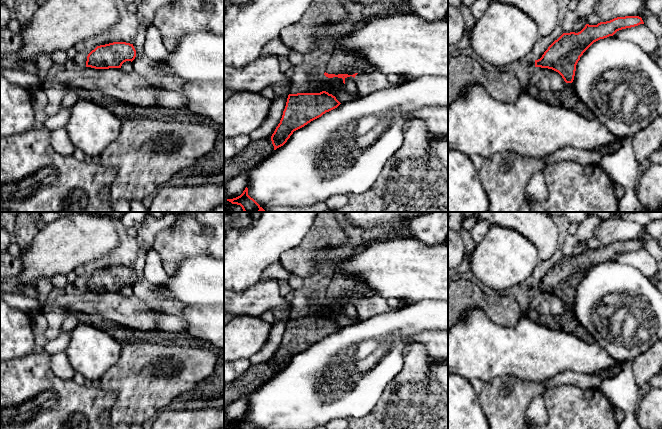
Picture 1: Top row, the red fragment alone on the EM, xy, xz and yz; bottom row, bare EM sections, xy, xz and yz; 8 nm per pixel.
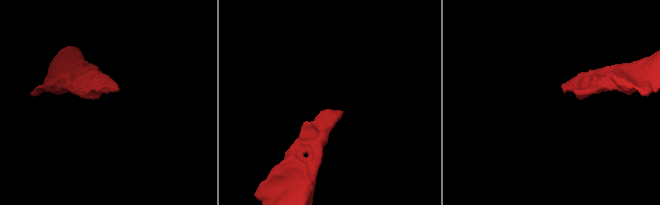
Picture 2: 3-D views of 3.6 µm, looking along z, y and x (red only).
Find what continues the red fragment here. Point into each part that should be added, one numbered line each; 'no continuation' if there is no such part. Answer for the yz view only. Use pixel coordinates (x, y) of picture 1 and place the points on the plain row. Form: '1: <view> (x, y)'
no continuation

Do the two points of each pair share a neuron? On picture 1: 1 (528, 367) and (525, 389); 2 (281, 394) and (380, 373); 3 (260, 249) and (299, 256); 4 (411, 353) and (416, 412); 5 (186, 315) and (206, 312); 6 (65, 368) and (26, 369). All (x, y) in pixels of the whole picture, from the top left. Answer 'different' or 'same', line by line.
1: different
2: same
3: different
4: same
5: same
6: different

